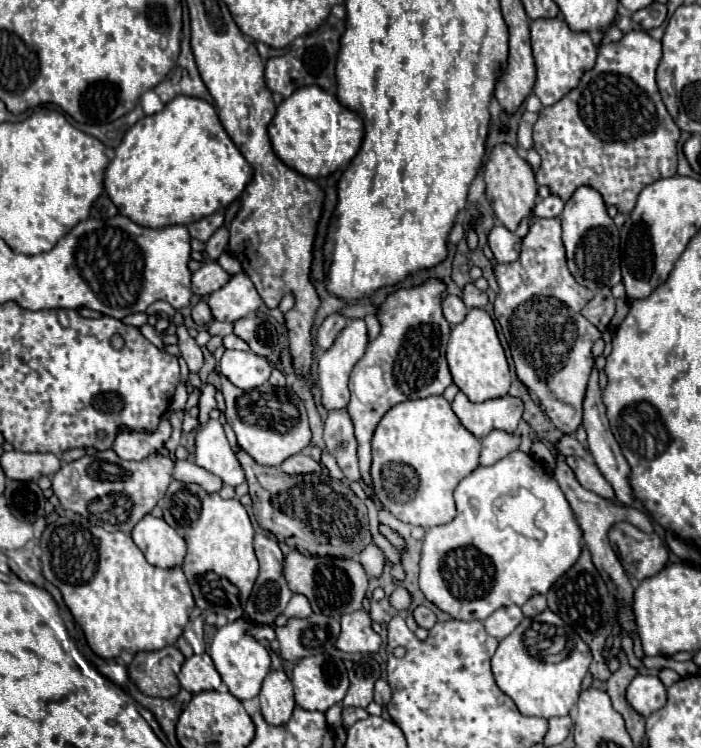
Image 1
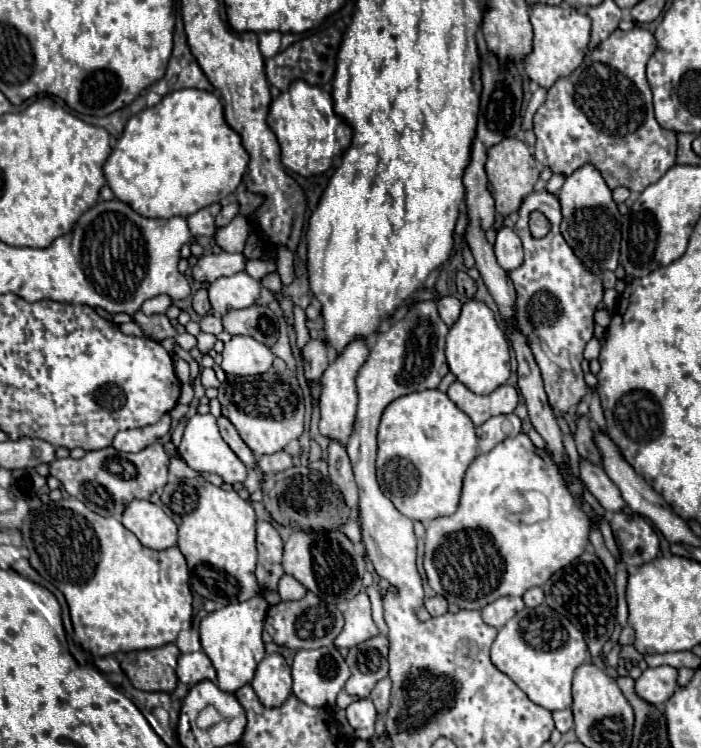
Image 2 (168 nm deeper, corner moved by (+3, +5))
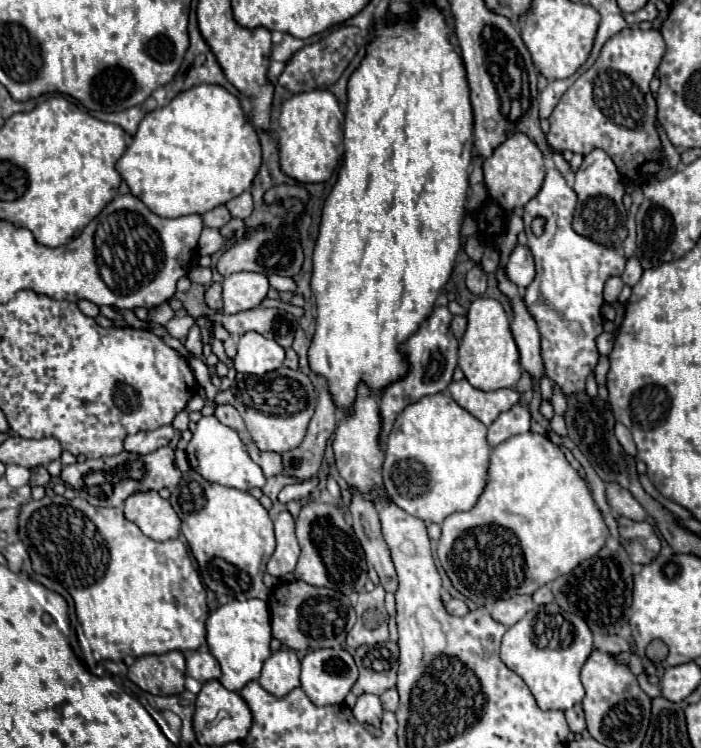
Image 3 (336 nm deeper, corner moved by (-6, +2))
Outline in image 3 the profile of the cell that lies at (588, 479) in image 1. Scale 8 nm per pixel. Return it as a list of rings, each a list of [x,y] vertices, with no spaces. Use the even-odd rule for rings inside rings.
[[[605,483],[605,491],[607,491],[607,501],[611,505],[611,509],[623,517],[629,517],[633,521],[643,521],[645,509],[643,505],[639,505],[639,501],[623,487],[619,487],[619,483]]]

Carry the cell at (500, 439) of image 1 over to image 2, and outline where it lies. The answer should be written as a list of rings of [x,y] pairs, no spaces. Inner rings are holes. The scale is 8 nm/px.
[[[502,414],[492,416],[482,426],[478,426],[478,448],[480,452],[490,452],[496,444],[506,440],[508,436],[520,434],[520,418],[516,414]]]

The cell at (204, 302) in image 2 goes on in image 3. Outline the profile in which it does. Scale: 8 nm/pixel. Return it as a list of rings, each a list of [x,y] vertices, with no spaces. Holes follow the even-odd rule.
[[[211,283],[205,293],[205,303],[213,311],[221,311],[221,283]]]

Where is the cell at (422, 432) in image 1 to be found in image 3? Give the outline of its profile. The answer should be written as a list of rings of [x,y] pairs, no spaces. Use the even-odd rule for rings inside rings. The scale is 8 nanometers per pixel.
[[[435,393],[407,405],[387,439],[381,467],[387,495],[413,517],[427,523],[441,523],[457,511],[469,511],[487,479],[491,447],[485,439],[487,427],[469,411],[463,411],[447,393]]]

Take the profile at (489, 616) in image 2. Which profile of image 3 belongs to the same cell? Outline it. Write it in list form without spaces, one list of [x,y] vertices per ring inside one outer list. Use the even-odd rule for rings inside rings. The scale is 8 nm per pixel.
[[[519,595],[519,597],[511,597],[511,599],[505,599],[505,601],[497,601],[493,611],[491,611],[491,617],[499,623],[503,623],[505,627],[511,627],[515,625],[523,615],[527,615],[527,611],[531,611],[533,607],[533,601],[531,597],[527,595]]]

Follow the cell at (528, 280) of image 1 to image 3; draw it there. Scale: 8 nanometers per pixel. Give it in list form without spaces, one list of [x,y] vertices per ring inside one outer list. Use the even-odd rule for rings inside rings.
[[[549,169],[541,191],[523,207],[523,221],[527,233],[527,245],[535,257],[535,279],[527,287],[527,293],[539,293],[549,307],[527,307],[535,317],[541,333],[541,355],[545,363],[545,375],[561,387],[565,395],[579,395],[585,391],[587,377],[595,371],[599,353],[595,339],[603,333],[601,307],[605,279],[621,275],[627,259],[617,253],[615,247],[599,247],[589,239],[577,235],[571,227],[577,195],[565,183],[557,169]],[[533,217],[545,217],[545,233],[535,237],[529,229]],[[569,327],[577,327],[573,333]]]

